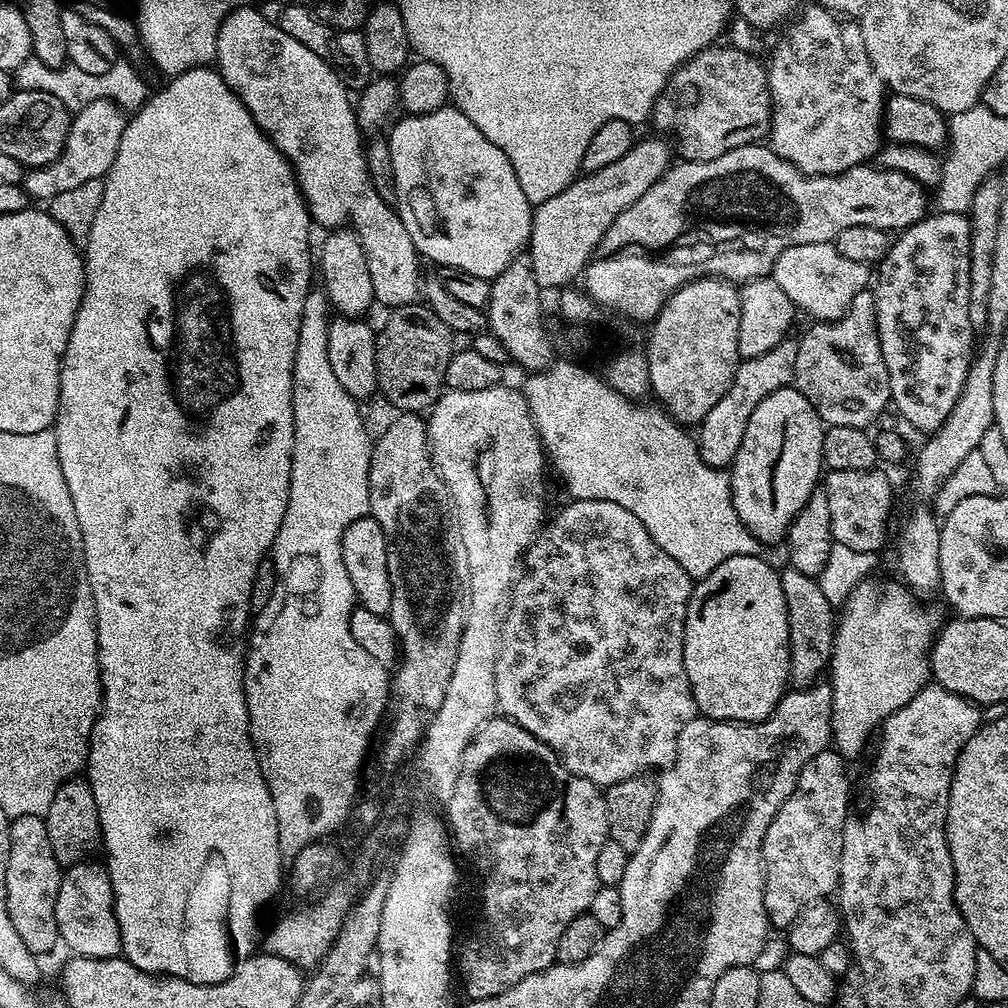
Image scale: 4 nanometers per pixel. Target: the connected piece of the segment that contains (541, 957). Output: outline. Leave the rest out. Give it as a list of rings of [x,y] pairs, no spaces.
[[[493,718],[480,727],[478,734],[474,734],[470,746],[466,746],[466,754],[462,754],[462,762],[458,770],[458,782],[454,782],[454,790],[447,800],[446,824],[450,829],[451,843],[455,851],[461,857],[464,855],[480,875],[480,937],[477,940],[466,941],[461,948],[459,945],[458,980],[459,983],[460,980],[464,983],[465,997],[468,1000],[494,998],[510,990],[510,986],[522,982],[522,978],[530,978],[530,974],[538,974],[557,963],[556,951],[558,938],[562,938],[562,930],[566,930],[566,926],[570,926],[574,918],[585,915],[591,909],[596,889],[601,887],[598,878],[598,854],[604,843],[609,840],[604,792],[594,782],[575,776],[573,772],[566,770],[566,766],[560,761],[554,749],[543,744],[538,738],[534,738],[534,734],[530,734],[522,726],[507,718]]]

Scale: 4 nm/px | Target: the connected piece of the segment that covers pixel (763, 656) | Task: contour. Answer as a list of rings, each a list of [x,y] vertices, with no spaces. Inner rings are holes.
[[[757,554],[754,556],[731,556],[730,558],[726,558],[726,562],[722,562],[714,570],[710,570],[710,574],[706,574],[701,578],[701,580],[695,581],[692,589],[692,597],[688,599],[688,609],[686,610],[686,618],[684,619],[684,665],[686,666],[686,678],[690,682],[690,690],[694,694],[697,713],[699,713],[701,717],[709,720],[735,720],[738,724],[756,724],[759,720],[767,718],[767,716],[774,711],[790,684],[788,679],[788,671],[790,670],[790,646],[788,645],[788,615],[786,614],[786,598],[782,598],[780,572],[777,571],[777,569],[772,569],[762,557],[763,555]]]

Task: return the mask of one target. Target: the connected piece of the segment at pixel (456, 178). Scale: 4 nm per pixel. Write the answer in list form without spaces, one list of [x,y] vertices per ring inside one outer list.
[[[445,106],[421,116],[404,114],[401,117],[396,125],[394,125],[395,123],[391,125],[392,133],[387,133],[386,139],[395,170],[396,199],[394,206],[402,218],[403,225],[410,233],[417,253],[425,261],[434,260],[438,264],[445,264],[446,267],[452,268],[448,270],[455,270],[457,273],[478,274],[478,278],[486,278],[489,282],[494,281],[508,268],[516,256],[521,255],[522,249],[532,239],[534,206],[526,198],[526,194],[522,194],[522,186],[518,182],[518,174],[514,174],[514,166],[510,166],[510,158],[506,158],[504,151],[498,146],[494,146],[494,142],[490,142],[490,138],[486,138],[486,134],[482,134],[482,130],[478,130],[478,126],[474,126],[474,122],[470,122],[470,118],[466,118],[466,114],[462,114],[460,109],[455,106]]]

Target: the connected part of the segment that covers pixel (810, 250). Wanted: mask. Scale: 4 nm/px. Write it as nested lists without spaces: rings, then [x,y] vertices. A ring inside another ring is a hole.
[[[830,243],[790,246],[782,250],[770,276],[782,286],[782,290],[786,290],[786,298],[790,298],[803,315],[805,312],[813,316],[813,321],[823,322],[836,320],[847,312],[856,295],[869,287],[868,272],[866,265],[838,254],[835,243]]]

